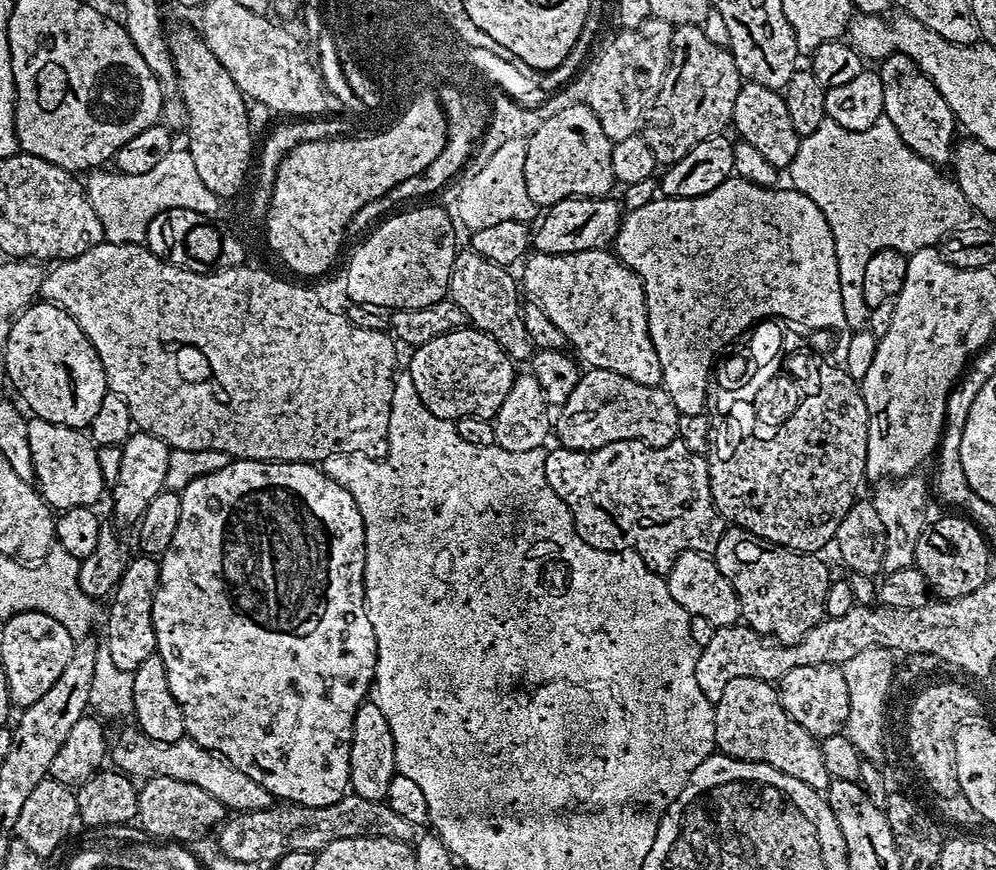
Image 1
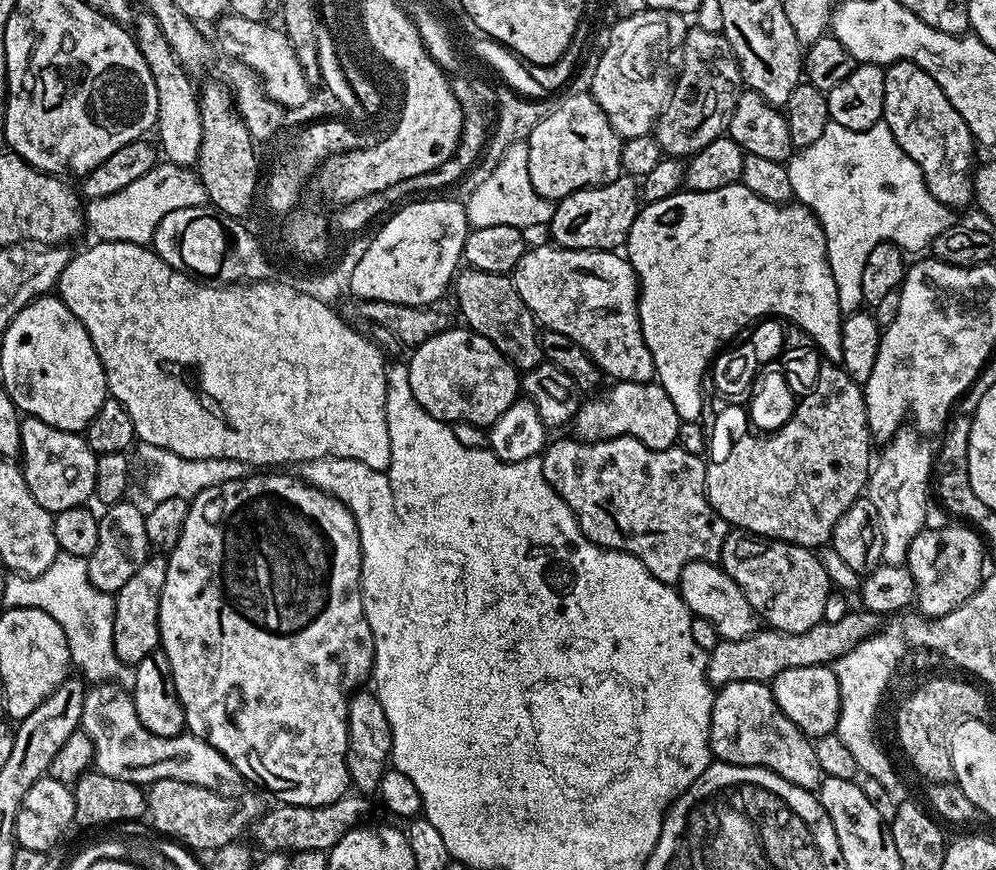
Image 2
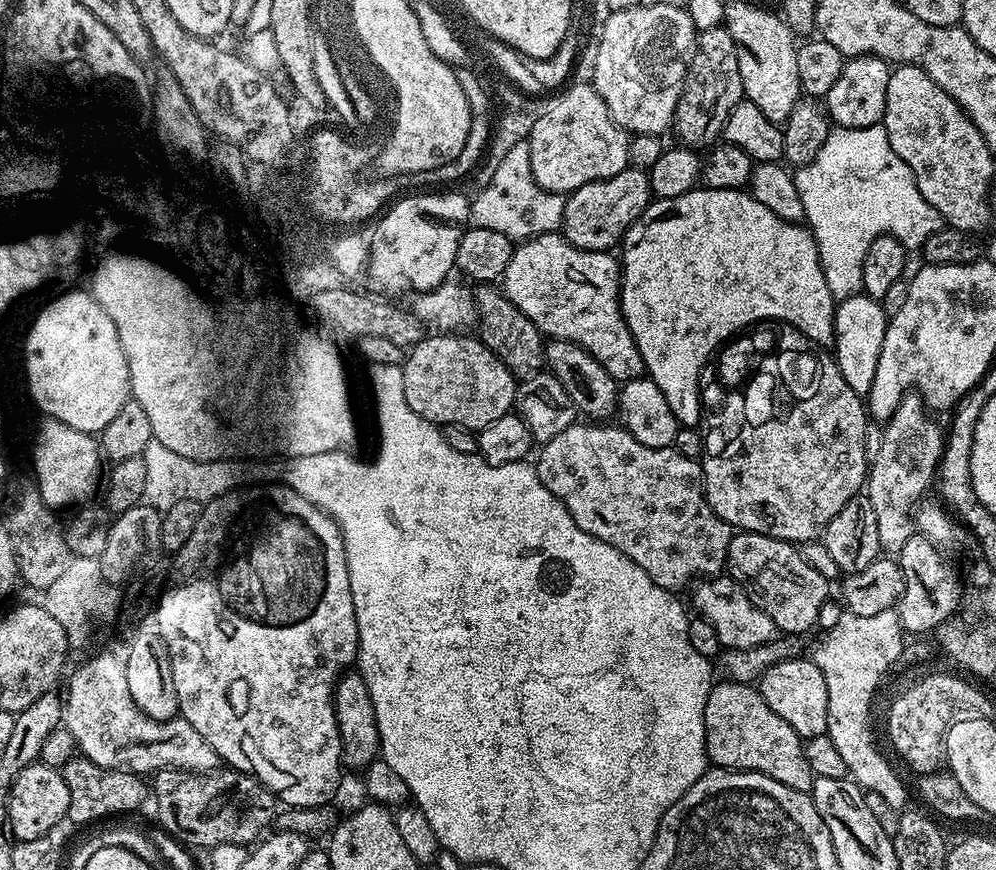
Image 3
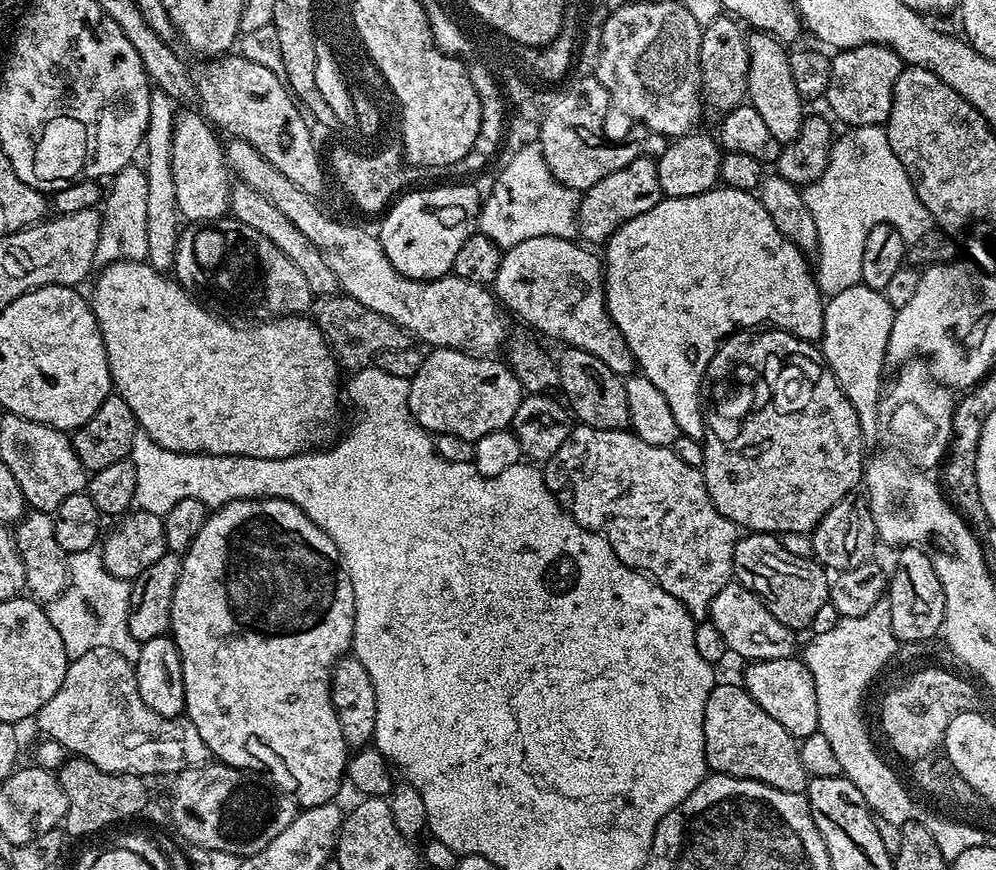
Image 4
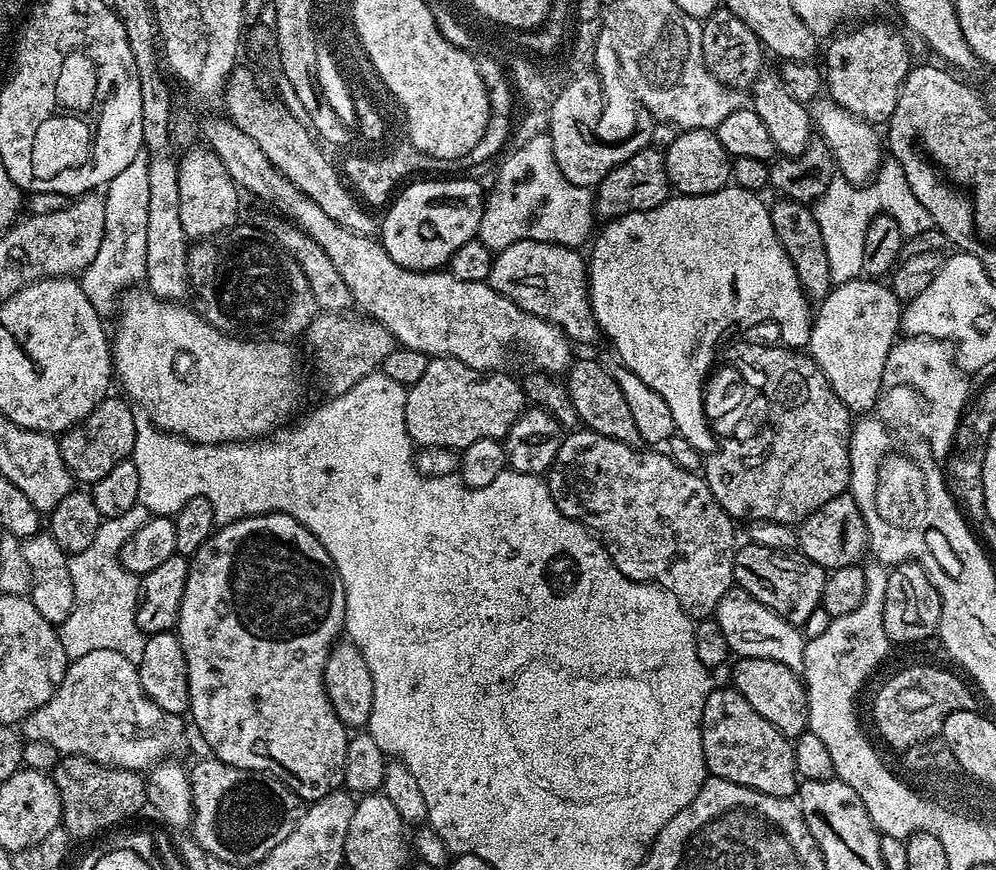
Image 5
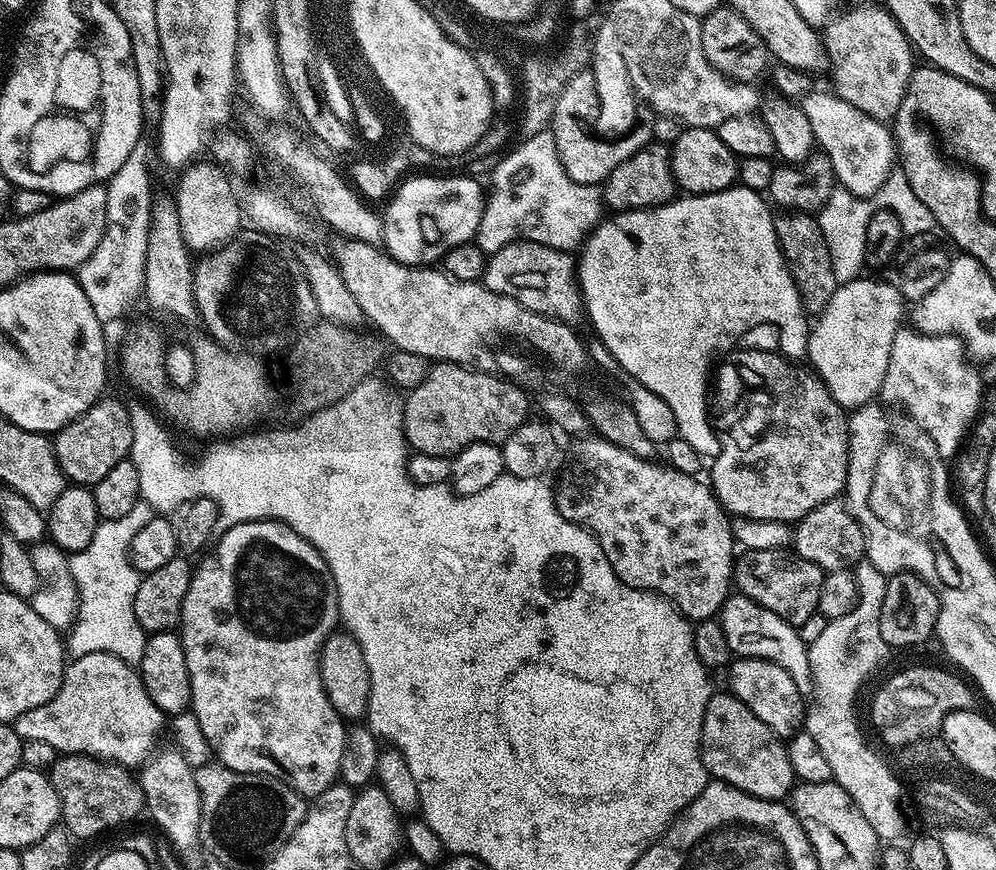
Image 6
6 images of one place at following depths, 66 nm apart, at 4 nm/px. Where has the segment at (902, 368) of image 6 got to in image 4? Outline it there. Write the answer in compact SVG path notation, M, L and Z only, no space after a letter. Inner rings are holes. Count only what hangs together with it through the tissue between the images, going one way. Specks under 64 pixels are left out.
M913 358L903 365L896 381L883 389L879 403L882 432L917 469L932 470L945 459L952 438L954 396L949 389L932 379L931 367L923 359Z

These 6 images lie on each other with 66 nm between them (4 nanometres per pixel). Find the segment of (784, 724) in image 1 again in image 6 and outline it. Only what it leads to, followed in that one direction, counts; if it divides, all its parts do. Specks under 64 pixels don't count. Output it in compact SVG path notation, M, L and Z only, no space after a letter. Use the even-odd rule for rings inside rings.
M713 691L710 702L706 702L706 714L702 718L700 757L706 766L709 777L713 781L729 784L746 794L757 796L763 800L783 801L794 787L787 743L781 737L776 736L774 730L770 730L770 726L766 726L766 722L762 722L762 718L757 717L754 710L750 710L750 706L746 706L746 702L742 702L737 696L732 695L731 691L723 691Z

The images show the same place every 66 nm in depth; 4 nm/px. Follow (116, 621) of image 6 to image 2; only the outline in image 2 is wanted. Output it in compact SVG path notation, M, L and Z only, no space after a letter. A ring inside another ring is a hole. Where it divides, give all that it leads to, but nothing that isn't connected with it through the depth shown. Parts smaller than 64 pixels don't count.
M60 552L54 558L54 562L50 562L50 570L46 570L42 574L37 576L10 574L6 578L6 594L2 598L2 604L4 608L37 608L50 614L50 618L54 618L54 622L58 622L58 626L62 626L62 630L66 634L68 649L72 655L71 663L75 667L77 664L84 671L82 676L85 681L104 682L100 680L109 680L110 683L116 684L112 686L119 686L124 690L131 689L134 682L134 671L129 665L123 664L114 654L114 606L116 602L113 593L98 590L98 586L94 586L94 582L90 582L88 561L85 557Z

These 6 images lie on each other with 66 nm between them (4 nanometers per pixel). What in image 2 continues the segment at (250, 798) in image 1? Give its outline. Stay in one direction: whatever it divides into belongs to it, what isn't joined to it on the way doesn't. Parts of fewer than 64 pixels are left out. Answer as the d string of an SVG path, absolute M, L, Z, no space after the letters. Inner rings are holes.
M92 686L84 693L80 728L90 738L95 771L110 778L122 778L141 786L150 786L159 780L177 780L214 790L223 796L241 791L240 771L230 763L214 746L210 746L200 736L181 734L159 736L150 734L134 710L131 695L124 690L116 690L113 696L104 696L100 686Z

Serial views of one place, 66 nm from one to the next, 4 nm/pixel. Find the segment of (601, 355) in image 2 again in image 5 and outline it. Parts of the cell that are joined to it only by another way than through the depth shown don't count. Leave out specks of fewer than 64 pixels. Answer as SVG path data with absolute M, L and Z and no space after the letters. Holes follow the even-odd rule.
M523 240L506 246L501 252L495 253L492 269L487 283L491 284L498 294L510 298L522 310L534 314L543 320L549 320L563 330L564 335L577 345L588 344L601 331L592 313L592 299L588 297L588 269L583 255L575 248L564 248L561 244L547 244L537 240Z

